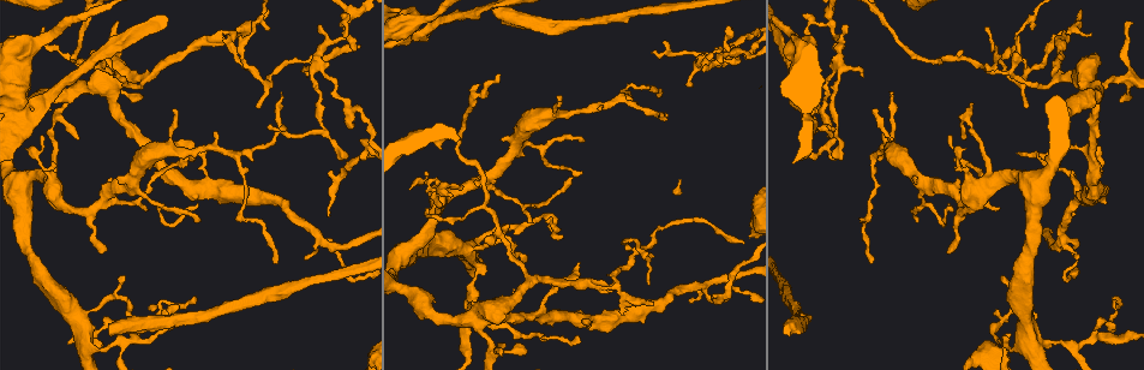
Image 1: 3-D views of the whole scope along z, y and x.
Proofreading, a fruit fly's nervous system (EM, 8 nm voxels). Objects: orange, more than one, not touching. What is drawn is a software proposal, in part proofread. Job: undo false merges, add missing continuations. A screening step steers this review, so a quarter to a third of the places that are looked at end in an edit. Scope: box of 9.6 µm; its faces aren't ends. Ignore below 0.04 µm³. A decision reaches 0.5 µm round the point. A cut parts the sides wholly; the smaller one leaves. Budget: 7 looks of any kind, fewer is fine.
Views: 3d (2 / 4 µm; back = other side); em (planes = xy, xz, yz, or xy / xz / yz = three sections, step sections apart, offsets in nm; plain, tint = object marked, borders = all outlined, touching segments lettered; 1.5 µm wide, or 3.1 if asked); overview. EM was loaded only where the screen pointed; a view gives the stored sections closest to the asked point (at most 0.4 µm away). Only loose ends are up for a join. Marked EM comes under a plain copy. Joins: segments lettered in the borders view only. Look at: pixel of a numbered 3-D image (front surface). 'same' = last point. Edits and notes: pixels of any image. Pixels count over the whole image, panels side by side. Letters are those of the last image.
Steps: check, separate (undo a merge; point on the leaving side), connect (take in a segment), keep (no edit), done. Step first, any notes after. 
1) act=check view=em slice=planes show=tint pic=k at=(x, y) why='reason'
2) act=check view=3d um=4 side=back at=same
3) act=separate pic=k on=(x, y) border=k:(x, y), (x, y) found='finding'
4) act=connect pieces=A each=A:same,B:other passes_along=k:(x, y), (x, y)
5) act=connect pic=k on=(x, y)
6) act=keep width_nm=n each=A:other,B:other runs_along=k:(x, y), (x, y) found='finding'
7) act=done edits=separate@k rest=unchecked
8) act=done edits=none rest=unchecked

act=check view=3d um=4 pic=1 at=(17, 102) why='sudden change in width'

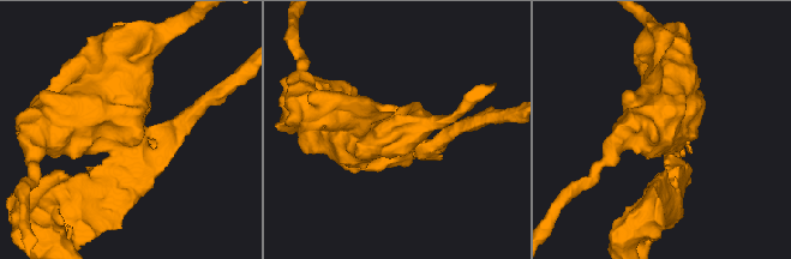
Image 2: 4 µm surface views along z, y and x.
act=check view=em slice=planes show=tint pic=2 at=(131, 130)

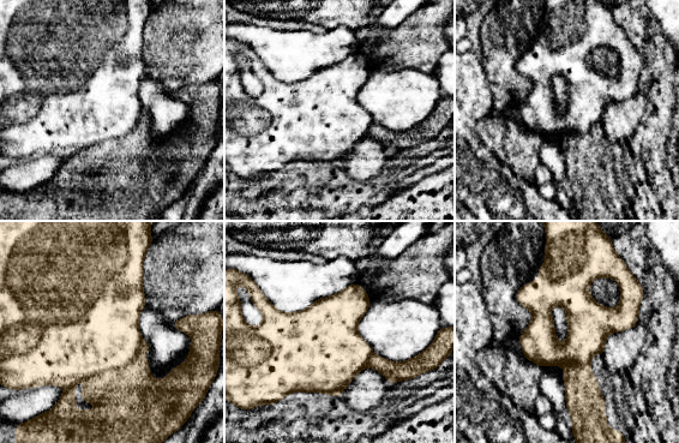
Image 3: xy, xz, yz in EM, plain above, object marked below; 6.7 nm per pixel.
act=check view=em slice=planes show=borders at=same why='see the neighbours'

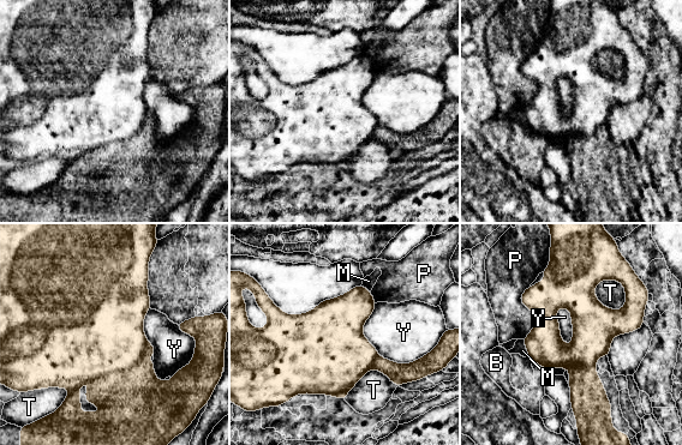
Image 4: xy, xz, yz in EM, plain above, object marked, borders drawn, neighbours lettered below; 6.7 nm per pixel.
act=separate pic=4 on=(137, 404) longest_contact=Y:500nm each=B:other,M:other,P:other,T:other,Y:other found='a second neuron is stuck on'

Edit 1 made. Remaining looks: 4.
act=check view=3d um=4 pic=1 at=(110, 334) why='thick end'

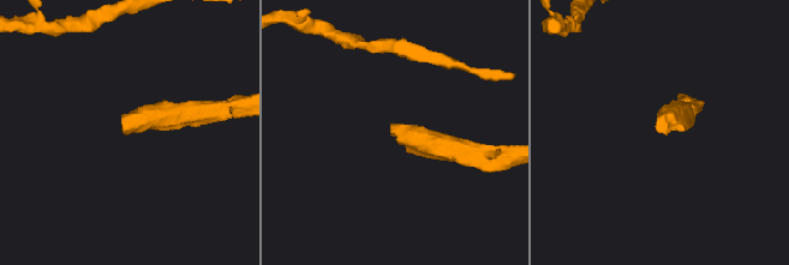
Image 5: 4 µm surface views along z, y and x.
act=check view=em slice=planes show=borders pic=5 at=(392, 131)

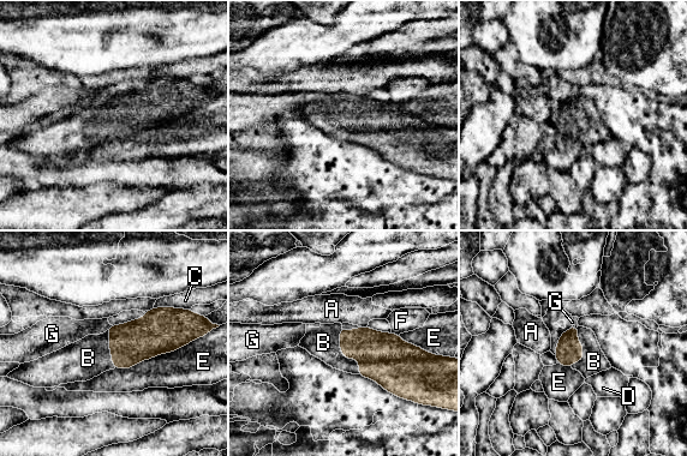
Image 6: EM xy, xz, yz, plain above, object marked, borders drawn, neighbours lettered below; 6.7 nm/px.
act=connect pieces=B longest_contact=E:600nm each=A:other,B:same,C:other,D:other,E:other,F:other,G:other passes_along=6:(382, 356), (345, 355), (323, 342) found='it goes on there'

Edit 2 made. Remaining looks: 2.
act=done edits=separate@4,connect@6 rest=unchecked

